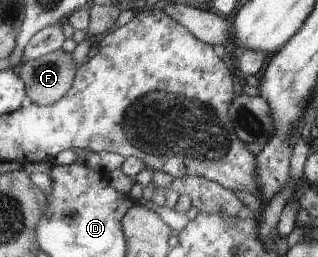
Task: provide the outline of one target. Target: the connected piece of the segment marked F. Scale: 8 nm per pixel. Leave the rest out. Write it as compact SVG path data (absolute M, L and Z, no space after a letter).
M60 49L24 61L17 71L26 83L27 96L31 102L48 106L56 104L69 93L78 69L74 56Z

